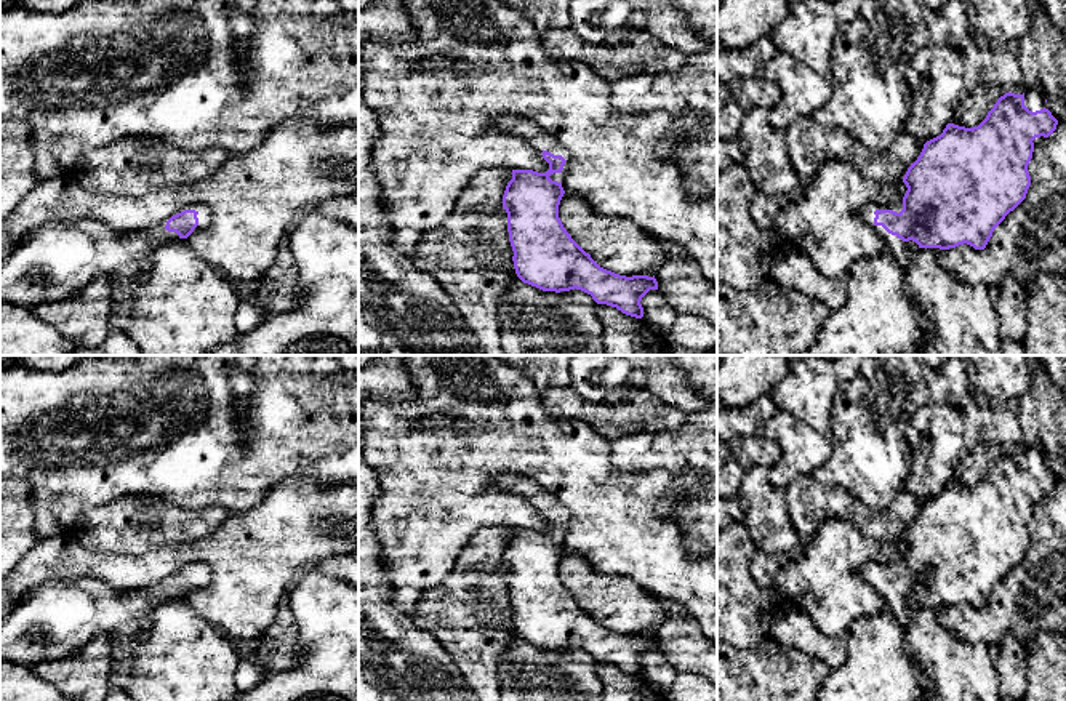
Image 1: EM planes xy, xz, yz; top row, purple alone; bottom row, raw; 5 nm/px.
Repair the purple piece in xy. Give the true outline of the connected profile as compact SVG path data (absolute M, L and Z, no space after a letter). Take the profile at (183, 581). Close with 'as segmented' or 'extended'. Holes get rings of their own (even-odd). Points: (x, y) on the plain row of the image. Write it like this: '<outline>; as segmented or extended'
M190 562L178 573L150 587L114 589L96 578L53 579L42 583L22 595L14 608L0 621L0 661L34 666L45 659L58 659L82 650L96 634L110 635L128 623L141 621L141 632L150 626L150 615L165 602L187 597L211 583L211 570L203 562Z; extended

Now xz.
M501 472L493 485L525 498L547 522L546 531L512 528L503 554L517 635L543 650L581 648L597 663L642 677L642 656L658 648L648 634L619 634L600 626L567 591L559 563L568 535L568 511L549 491L514 472Z; extended

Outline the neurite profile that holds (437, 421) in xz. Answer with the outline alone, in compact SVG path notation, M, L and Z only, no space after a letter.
M434 415L434 416L426 416L426 418L421 418L421 419L416 419L415 421L415 426L418 427L431 427L431 429L445 429L451 424L456 424L456 426L464 426L464 423L461 421L453 421L443 415Z

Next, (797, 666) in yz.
M717 631L717 701L813 701L829 671L818 658L795 647L783 648L771 637L755 650L741 650Z

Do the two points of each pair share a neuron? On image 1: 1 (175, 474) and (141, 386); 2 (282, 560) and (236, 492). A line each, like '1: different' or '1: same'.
1: same
2: different

